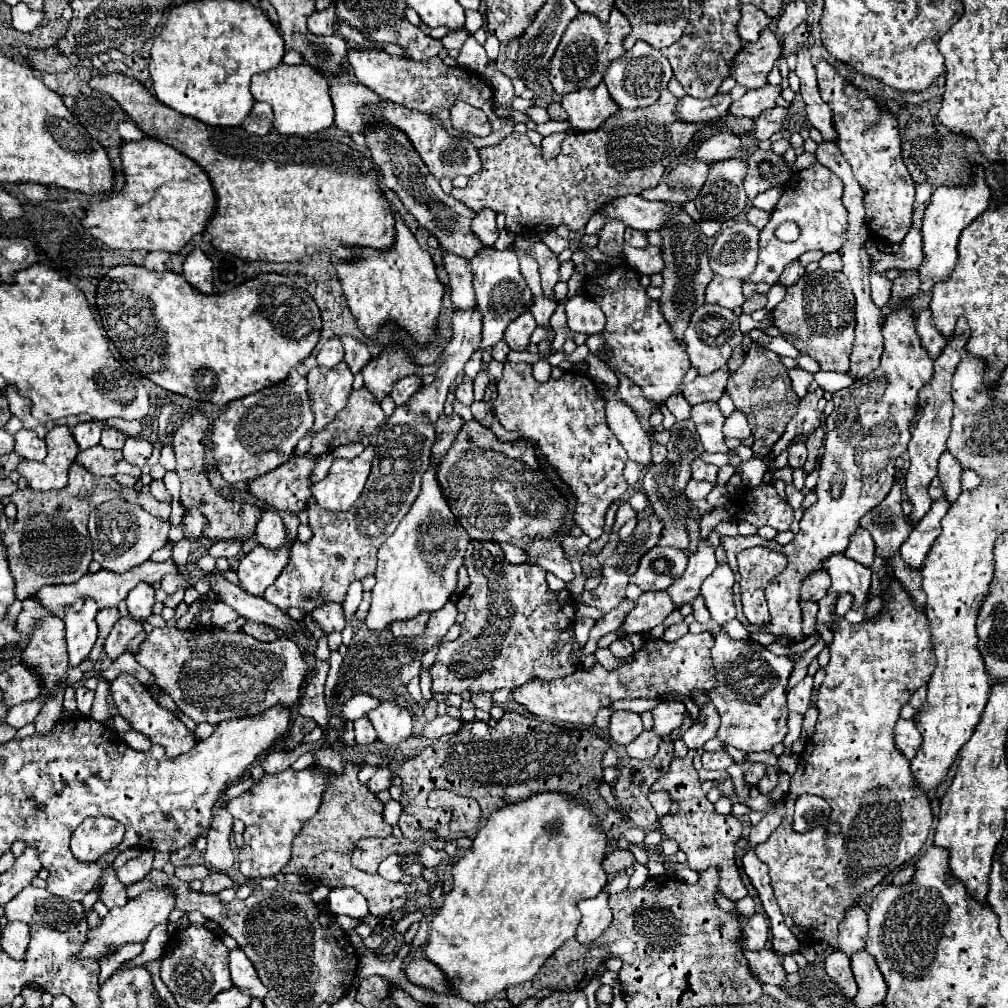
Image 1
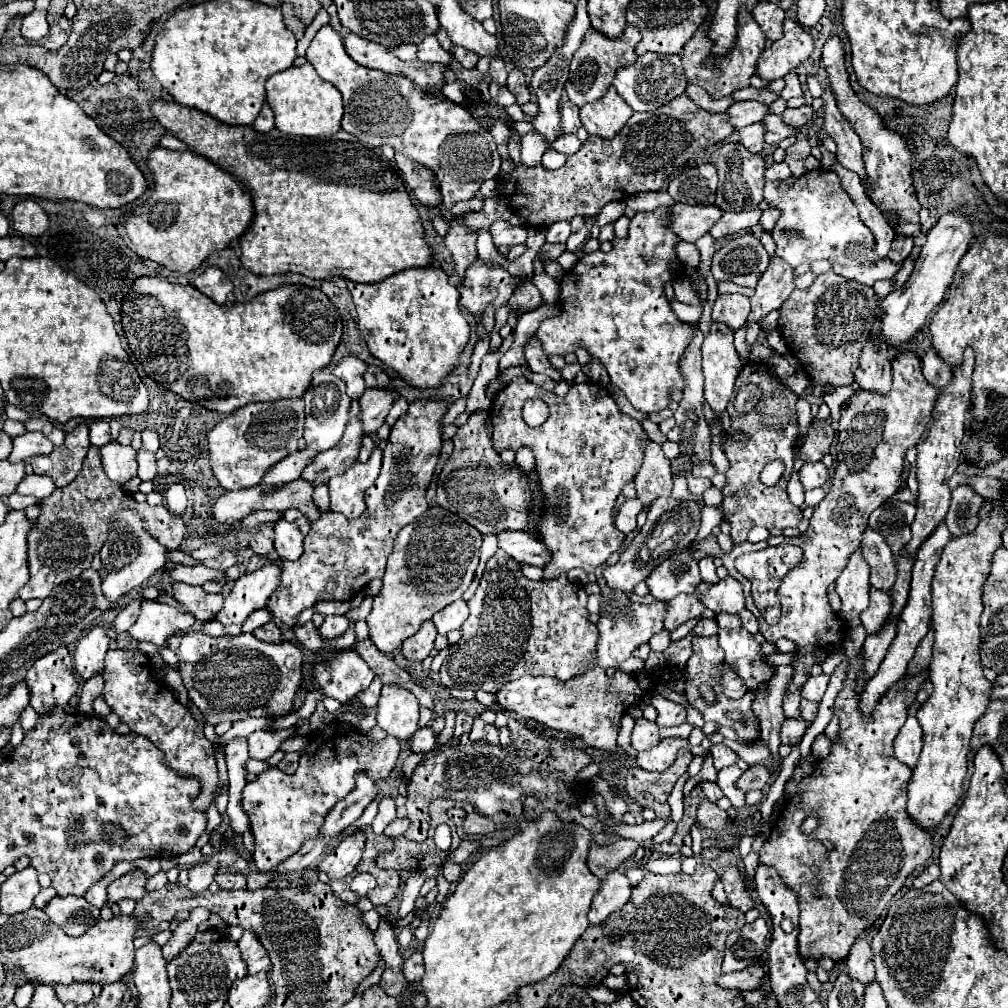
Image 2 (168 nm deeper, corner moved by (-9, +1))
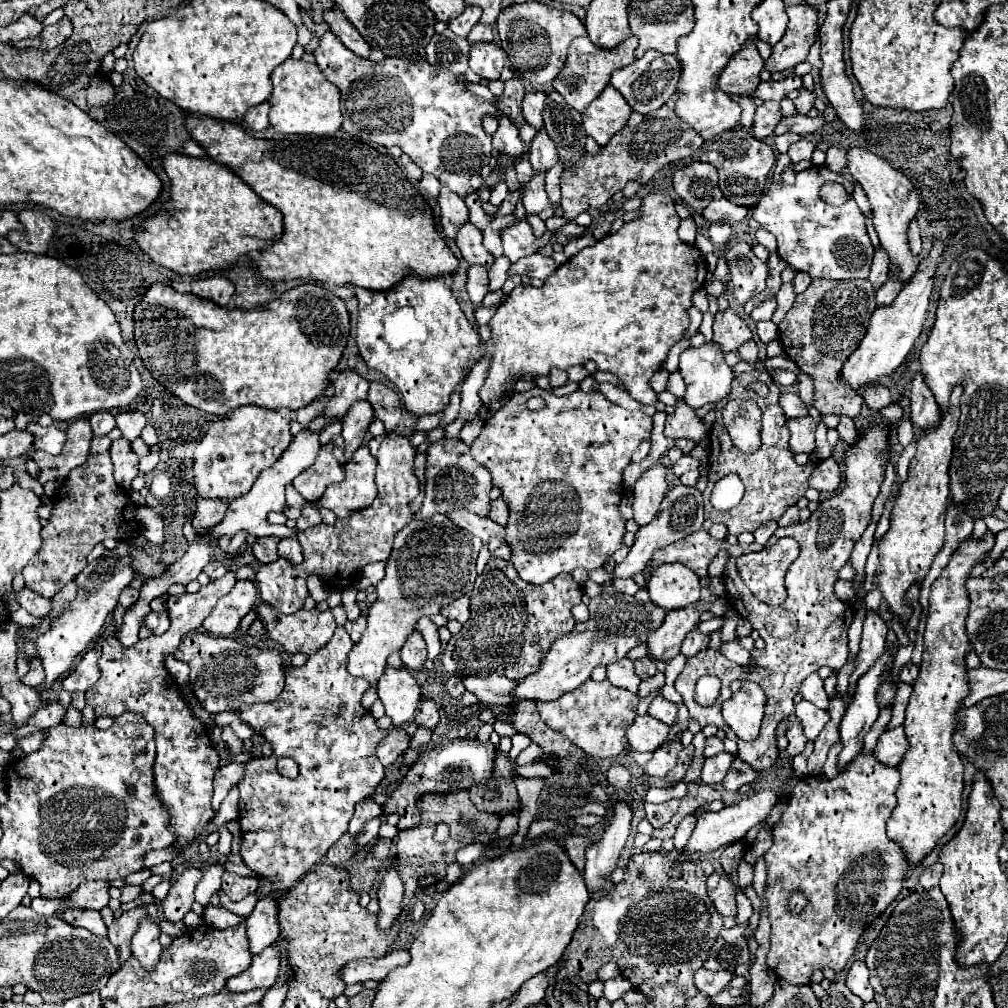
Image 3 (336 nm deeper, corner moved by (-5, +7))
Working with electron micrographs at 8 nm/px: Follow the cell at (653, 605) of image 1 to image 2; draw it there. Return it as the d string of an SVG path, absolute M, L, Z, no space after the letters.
M596 579L596 583L600 585L600 595L602 595L600 611L598 611L600 621L598 621L598 641L596 641L596 667L618 669L620 663L626 661L638 645L648 643L652 635L662 631L666 605L660 601L654 601L650 605L638 605L632 603L626 593L616 593L608 589L604 579Z

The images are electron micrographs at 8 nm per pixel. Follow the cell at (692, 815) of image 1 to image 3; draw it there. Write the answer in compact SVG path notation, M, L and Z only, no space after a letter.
M722 877L718 887L714 891L710 891L708 897L714 901L720 915L736 917L736 913L738 913L738 909L736 909L736 891L734 891L734 885L732 885L730 877Z

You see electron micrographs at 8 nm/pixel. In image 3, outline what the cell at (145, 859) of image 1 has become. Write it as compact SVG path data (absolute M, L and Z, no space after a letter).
M102 879L82 883L70 895L70 901L56 911L56 915L60 915L60 911L64 911L70 905L78 905L78 907L84 907L84 909L102 909L110 901L110 893L108 891L110 891L110 883L108 881L102 881Z

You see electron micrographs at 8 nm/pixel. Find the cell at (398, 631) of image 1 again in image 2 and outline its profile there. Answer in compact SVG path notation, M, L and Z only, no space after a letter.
M426 621L416 635L412 635L410 639L406 639L402 643L402 655L408 659L408 661L424 661L432 647L434 647L434 639L436 639L438 631L434 627L432 621Z

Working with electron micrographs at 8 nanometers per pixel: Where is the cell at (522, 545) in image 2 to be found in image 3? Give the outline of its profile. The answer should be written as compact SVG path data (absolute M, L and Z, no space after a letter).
M452 511L452 513L448 513L448 517L458 527L480 537L484 543L488 543L492 537L506 539L506 527L500 523L494 523L490 517L480 517L480 515L470 513L470 511Z

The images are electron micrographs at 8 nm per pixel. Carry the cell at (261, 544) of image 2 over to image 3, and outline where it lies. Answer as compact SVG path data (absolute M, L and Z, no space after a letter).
M260 537L256 539L256 543L252 545L252 553L260 563L272 563L278 559L278 537Z

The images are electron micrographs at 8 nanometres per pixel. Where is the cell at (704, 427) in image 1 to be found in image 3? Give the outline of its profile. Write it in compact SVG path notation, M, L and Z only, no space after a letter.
M714 341L686 349L680 355L680 373L686 381L684 397L694 409L730 395L734 371L726 365L722 347Z

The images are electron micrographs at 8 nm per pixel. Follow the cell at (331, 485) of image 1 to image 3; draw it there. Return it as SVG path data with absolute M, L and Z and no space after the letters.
M362 445L348 463L344 463L346 479L340 483L328 485L326 493L320 499L320 505L334 511L338 519L352 515L368 507L376 497L376 459L370 455L370 449Z

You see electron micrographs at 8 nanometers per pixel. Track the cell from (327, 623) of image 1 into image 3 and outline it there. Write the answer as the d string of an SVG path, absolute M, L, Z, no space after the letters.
M258 603L258 617L264 621L268 635L278 641L288 653L316 651L328 643L336 629L332 611L306 611L300 609L294 615L282 615L280 611Z

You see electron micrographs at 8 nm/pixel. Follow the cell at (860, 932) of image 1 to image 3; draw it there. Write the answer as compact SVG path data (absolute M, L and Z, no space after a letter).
M854 961L852 967L846 973L848 989L854 995L858 995L862 1001L872 1001L872 997L874 997L874 991L872 991L872 985L870 985L868 977L870 977L870 971L868 971L864 961Z

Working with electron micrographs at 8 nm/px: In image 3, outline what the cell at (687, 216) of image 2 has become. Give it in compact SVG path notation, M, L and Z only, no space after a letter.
M718 199L718 201L712 201L704 209L702 217L710 223L738 223L748 213L750 213L750 209L746 209L742 205L734 205L734 203L728 203L726 199Z

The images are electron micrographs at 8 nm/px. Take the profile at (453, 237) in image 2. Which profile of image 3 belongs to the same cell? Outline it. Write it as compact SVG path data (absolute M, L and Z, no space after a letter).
M442 187L438 195L438 205L440 205L442 233L450 239L456 239L460 227L468 223L468 207L464 199L460 199L456 193L450 193L446 187Z

